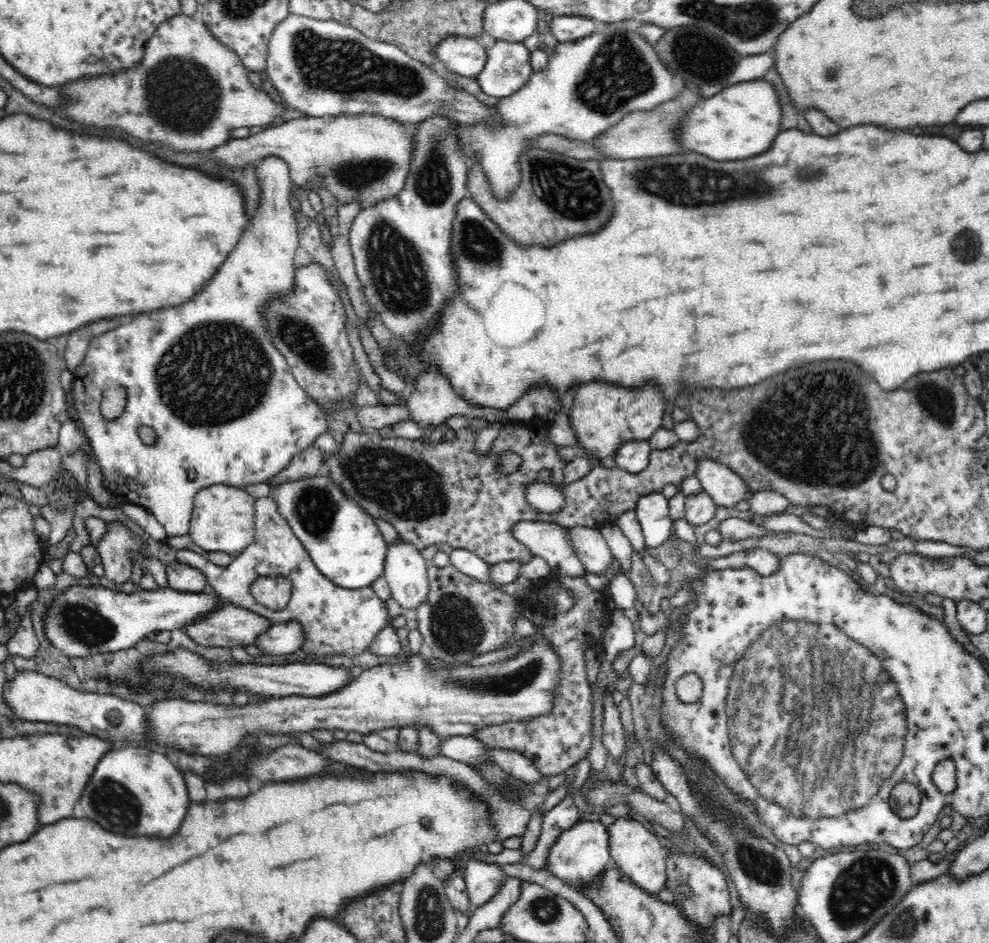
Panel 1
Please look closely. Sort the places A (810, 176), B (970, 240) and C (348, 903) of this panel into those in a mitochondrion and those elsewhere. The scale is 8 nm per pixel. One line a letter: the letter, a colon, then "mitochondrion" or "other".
A: mitochondrion
B: mitochondrion
C: other

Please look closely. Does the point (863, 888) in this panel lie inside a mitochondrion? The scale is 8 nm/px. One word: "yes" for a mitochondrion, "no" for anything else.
yes

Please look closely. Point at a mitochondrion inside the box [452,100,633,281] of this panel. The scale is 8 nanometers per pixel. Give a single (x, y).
(571, 191)

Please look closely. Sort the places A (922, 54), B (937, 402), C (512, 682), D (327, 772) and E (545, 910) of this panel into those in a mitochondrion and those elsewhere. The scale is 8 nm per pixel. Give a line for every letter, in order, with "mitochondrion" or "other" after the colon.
A: other
B: mitochondrion
C: mitochondrion
D: other
E: mitochondrion

